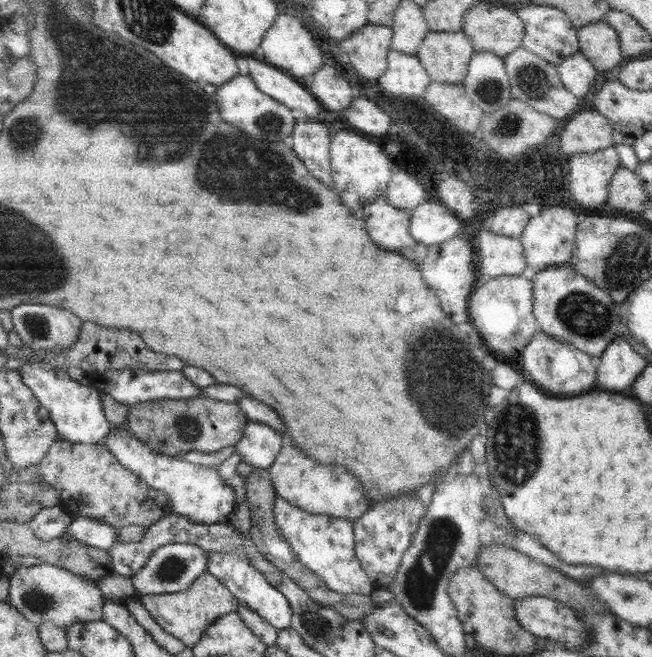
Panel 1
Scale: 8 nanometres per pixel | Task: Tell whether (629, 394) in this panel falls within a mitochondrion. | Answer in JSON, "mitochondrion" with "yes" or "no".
{"mitochondrion":"no"}

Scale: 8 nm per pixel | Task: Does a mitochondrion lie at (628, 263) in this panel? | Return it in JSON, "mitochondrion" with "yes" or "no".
{"mitochondrion":"yes"}

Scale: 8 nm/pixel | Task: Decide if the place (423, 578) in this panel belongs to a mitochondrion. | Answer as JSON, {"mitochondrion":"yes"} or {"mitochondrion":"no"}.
{"mitochondrion":"yes"}

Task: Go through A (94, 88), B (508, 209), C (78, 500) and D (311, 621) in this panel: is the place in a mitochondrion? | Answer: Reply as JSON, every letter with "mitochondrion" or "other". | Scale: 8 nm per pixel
{"A":"mitochondrion","B":"other","C":"other","D":"mitochondrion"}

